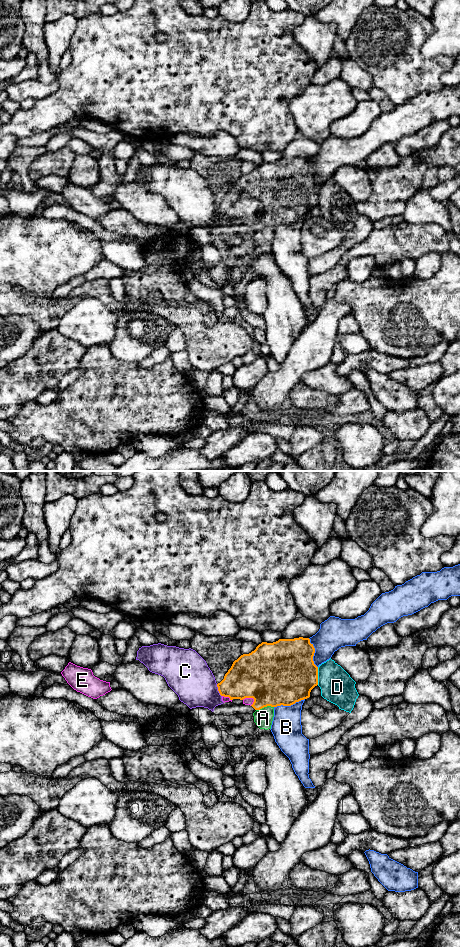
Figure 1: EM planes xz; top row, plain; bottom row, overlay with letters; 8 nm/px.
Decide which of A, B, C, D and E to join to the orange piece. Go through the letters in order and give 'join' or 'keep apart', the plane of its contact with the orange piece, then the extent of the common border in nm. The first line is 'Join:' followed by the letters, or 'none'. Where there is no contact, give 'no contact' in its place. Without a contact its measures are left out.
Join: E
A: keep apart; meets orange in xz; contact 150 nm long
B: keep apart; meets orange in xz; contact 260 nm long
C: keep apart; meets orange in xz; contact 110 nm long
D: keep apart; meets orange in xz; contact 140 nm long
E: join; meets orange in xz; contact 110 nm long

